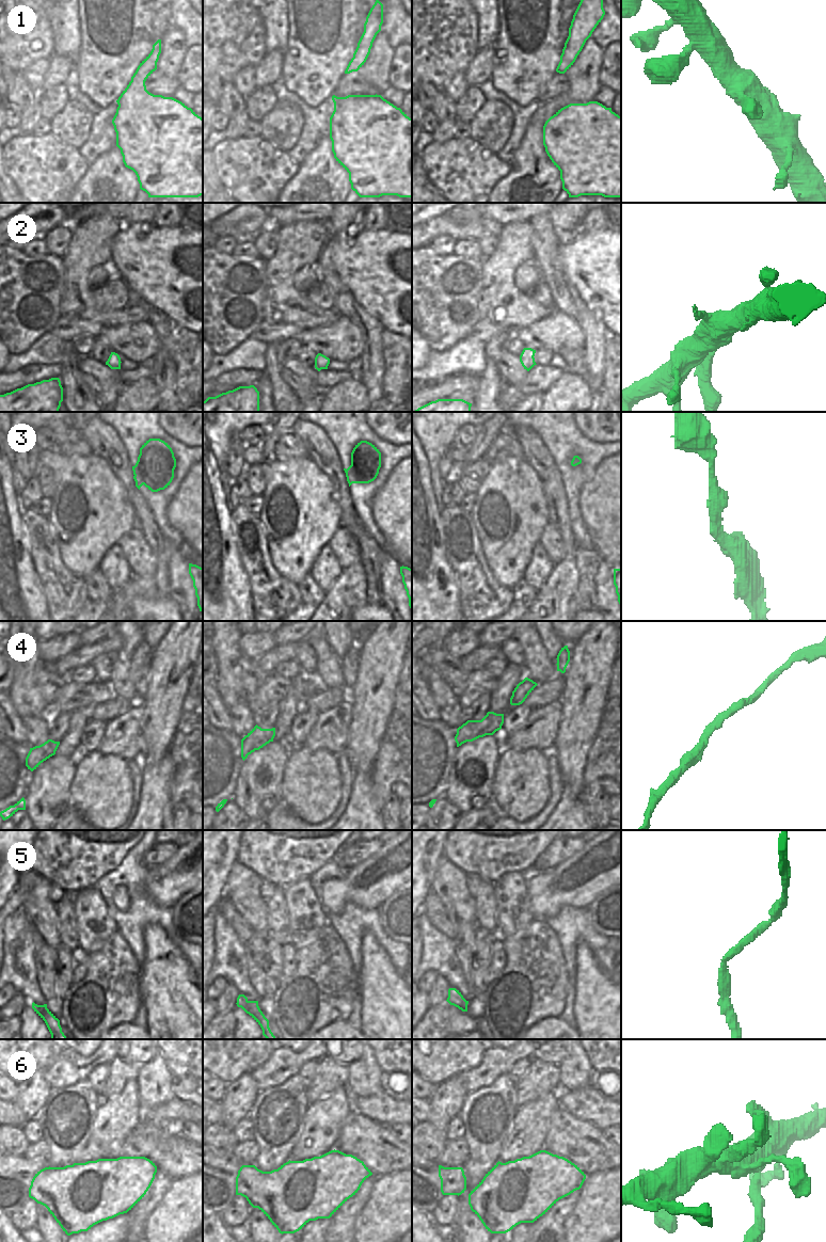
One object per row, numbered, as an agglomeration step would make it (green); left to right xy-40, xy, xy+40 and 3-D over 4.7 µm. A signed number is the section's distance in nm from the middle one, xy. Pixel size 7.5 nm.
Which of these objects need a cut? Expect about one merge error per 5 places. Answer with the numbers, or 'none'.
2, 3

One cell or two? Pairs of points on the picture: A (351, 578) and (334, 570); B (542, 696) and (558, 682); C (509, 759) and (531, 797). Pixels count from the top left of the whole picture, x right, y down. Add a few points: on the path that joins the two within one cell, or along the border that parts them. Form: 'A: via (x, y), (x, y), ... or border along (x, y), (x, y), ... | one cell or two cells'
A: border along (343, 569), (336, 580), (326, 592) | two cells
B: via (546, 693), (554, 686) | one cell
C: via (517, 768), (524, 776), (525, 787) | one cell

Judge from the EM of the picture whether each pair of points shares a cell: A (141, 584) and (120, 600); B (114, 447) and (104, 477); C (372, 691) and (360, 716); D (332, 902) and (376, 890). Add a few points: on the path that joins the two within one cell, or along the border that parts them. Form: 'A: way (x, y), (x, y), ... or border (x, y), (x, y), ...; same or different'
A: way (136, 588), (125, 596); same
B: border (93, 452), (107, 463), (111, 472), (123, 484); different
C: way (372, 698), (372, 703), (366, 710); same
D: way (343, 891), (365, 891); same

